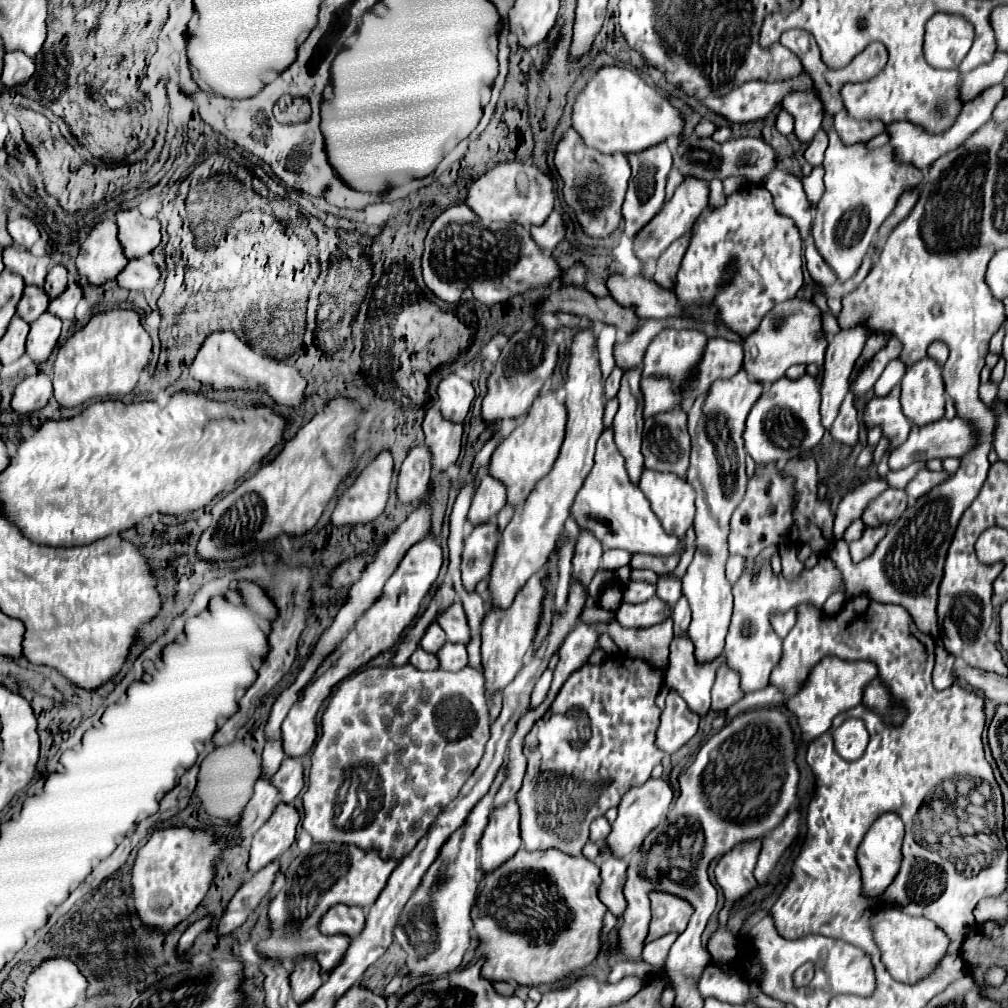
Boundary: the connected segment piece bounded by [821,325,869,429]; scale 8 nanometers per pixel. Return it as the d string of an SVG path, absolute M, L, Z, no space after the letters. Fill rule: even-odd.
M855 325L855 329L845 329L829 341L825 365L823 365L823 385L821 385L821 417L823 417L825 429L831 429L833 421L839 415L839 407L849 391L849 377L853 373L855 361L859 359L859 353L863 351L863 345L867 343L867 337L869 337L867 325Z

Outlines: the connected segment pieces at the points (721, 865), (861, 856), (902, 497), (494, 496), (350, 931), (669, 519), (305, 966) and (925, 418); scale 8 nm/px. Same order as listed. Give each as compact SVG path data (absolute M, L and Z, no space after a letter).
M749 841L749 843L737 845L733 851L725 853L717 861L715 877L719 887L725 893L725 905L719 911L719 919L729 917L729 911L733 909L733 905L757 887L753 869L757 863L759 849L761 849L761 841Z
M897 813L881 815L867 831L867 835L857 851L857 863L859 863L861 877L863 877L863 891L867 891L869 897L881 895L885 891L885 887L897 875L899 861L901 861L901 841L903 841L903 821L899 819Z
M885 489L879 497L875 497L863 511L861 519L867 527L877 527L893 517L899 517L909 505L909 497L899 489Z
M485 473L485 475L481 475L479 487L473 495L467 521L473 527L487 523L487 521L495 521L497 513L505 507L505 503L507 503L507 495L505 495L503 483L499 483L497 479L493 479Z
M335 905L335 909L327 911L327 917L319 921L319 933L335 935L345 933L349 937L357 937L365 925L363 909L347 909L347 905Z
M645 469L639 489L649 499L663 529L683 537L695 519L695 489L683 477Z
M303 959L293 963L293 973L291 973L291 989L293 989L293 1001L297 1005L305 1003L319 987L321 987L321 965L317 959Z
M925 357L907 369L901 379L901 407L915 425L927 425L943 417L945 387L935 359Z

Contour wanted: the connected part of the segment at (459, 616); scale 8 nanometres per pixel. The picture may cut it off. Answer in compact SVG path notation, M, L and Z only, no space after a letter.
M455 601L455 605L451 605L451 609L445 609L443 613L439 613L437 623L447 633L447 641L451 641L451 643L469 641L469 627L467 627L467 619L465 619L461 603Z

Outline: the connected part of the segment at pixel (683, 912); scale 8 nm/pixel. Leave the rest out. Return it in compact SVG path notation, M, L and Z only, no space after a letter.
M651 893L651 925L645 943L655 941L671 931L684 931L693 907L669 893Z

